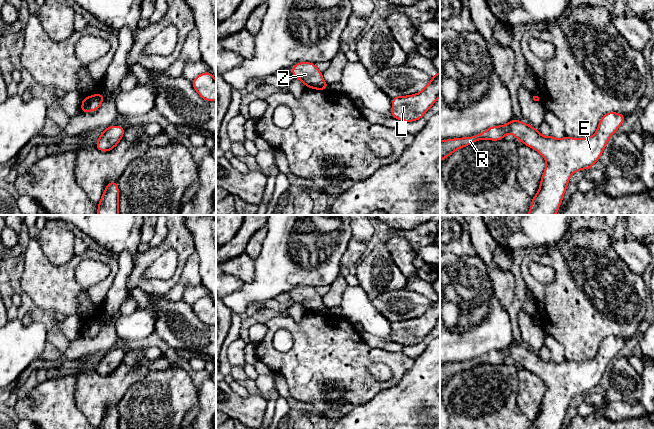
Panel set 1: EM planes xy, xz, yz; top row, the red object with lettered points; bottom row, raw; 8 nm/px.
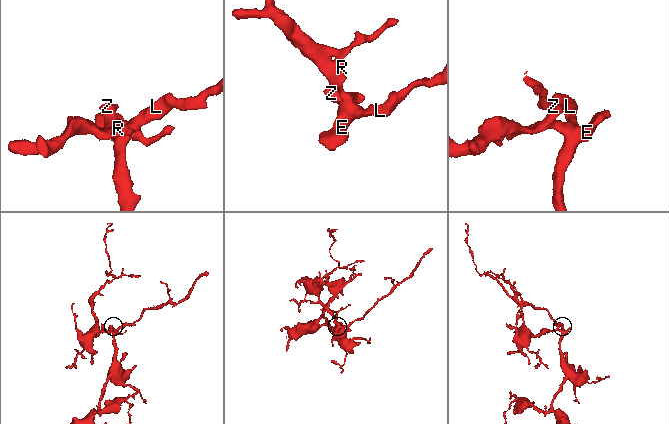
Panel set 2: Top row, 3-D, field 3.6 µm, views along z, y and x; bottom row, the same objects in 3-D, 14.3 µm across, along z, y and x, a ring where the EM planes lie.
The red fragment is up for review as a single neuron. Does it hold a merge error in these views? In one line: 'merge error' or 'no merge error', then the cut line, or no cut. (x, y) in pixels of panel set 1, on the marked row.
no merge error | no cut

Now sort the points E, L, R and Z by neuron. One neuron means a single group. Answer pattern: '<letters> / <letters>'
E L R Z

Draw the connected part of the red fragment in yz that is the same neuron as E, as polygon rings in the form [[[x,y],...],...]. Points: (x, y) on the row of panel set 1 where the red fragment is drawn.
[[[608,112],[601,118],[597,131],[588,138],[576,139],[565,136],[555,139],[544,137],[539,130],[517,119],[503,126],[492,126],[472,137],[440,141],[440,160],[455,150],[478,140],[502,140],[507,133],[539,152],[546,160],[540,180],[539,192],[532,197],[527,215],[555,215],[561,205],[571,175],[581,169],[591,169],[597,162],[609,140],[625,120],[625,115]]]

